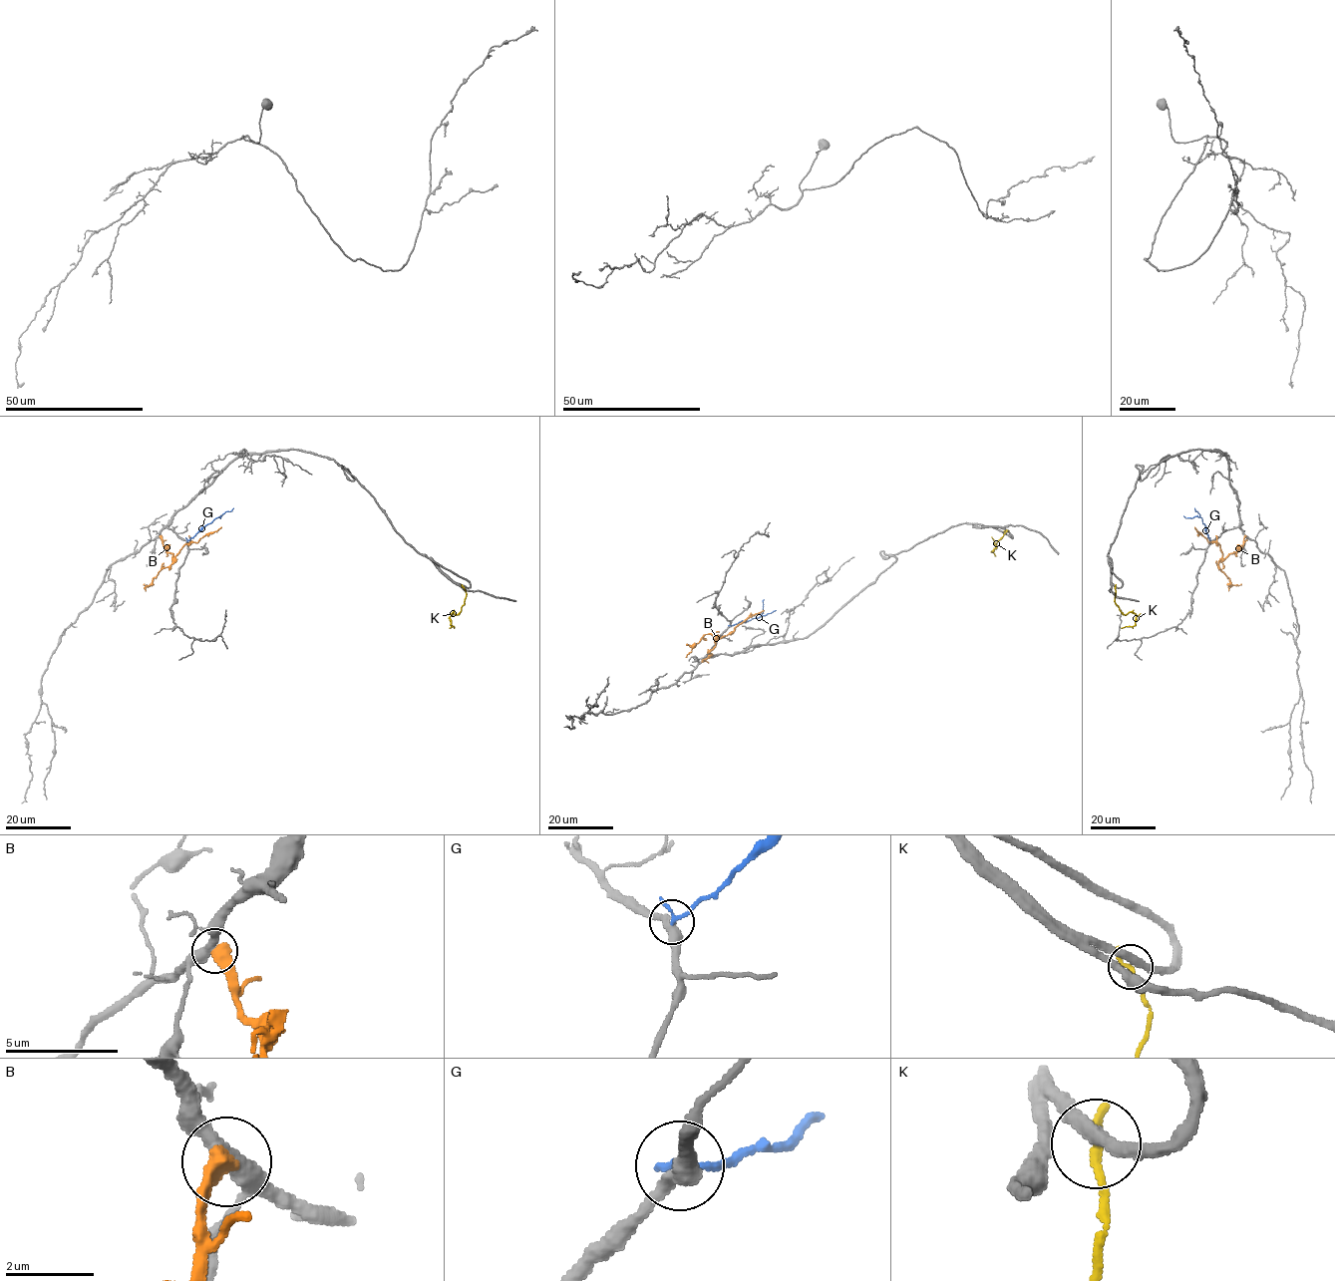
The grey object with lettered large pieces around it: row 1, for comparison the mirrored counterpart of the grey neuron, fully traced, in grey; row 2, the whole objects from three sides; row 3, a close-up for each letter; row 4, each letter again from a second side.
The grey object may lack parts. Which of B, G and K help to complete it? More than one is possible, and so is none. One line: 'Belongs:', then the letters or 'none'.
Belongs: G

